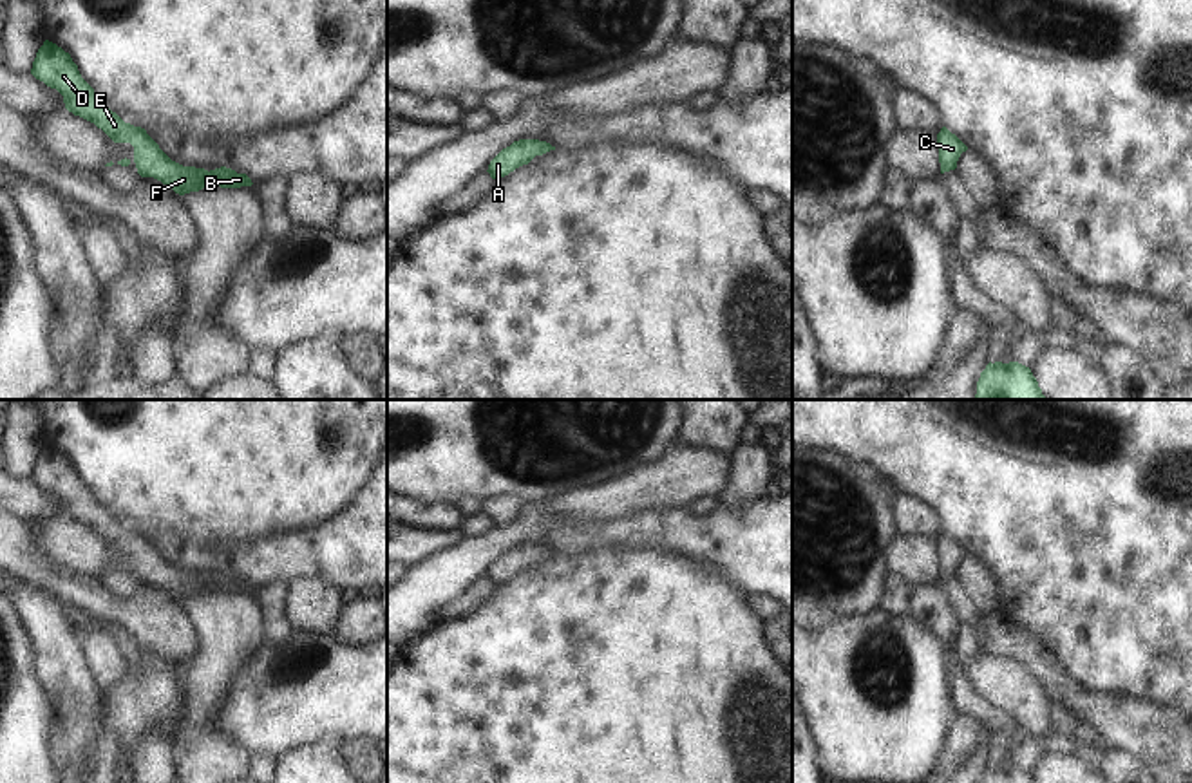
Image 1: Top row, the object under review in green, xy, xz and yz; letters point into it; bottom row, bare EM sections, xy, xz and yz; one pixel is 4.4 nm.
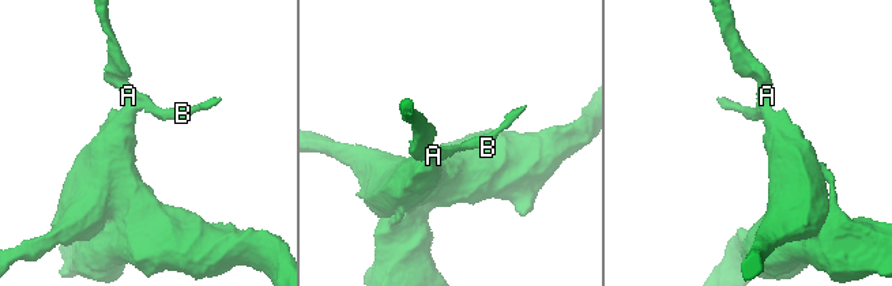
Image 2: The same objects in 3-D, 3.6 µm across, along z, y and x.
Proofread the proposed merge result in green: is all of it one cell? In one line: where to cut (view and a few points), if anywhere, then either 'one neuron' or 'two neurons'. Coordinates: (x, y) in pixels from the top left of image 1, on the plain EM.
no cut | one neuron

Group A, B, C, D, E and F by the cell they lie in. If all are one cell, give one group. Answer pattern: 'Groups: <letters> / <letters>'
Groups: A B C D E F

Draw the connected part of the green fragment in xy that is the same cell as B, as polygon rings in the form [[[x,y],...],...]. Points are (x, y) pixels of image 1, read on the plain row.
[[[49,445],[38,454],[31,479],[47,492],[56,494],[63,501],[69,517],[94,528],[114,548],[130,548],[134,552],[132,566],[141,582],[154,582],[179,600],[199,597],[210,590],[221,593],[253,590],[246,579],[237,579],[226,571],[208,577],[172,566],[145,533],[125,528],[112,517],[81,483],[71,459]]]

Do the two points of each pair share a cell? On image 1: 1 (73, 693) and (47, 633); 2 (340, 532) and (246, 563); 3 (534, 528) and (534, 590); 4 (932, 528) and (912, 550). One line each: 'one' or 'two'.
1: one
2: one
3: two
4: two

